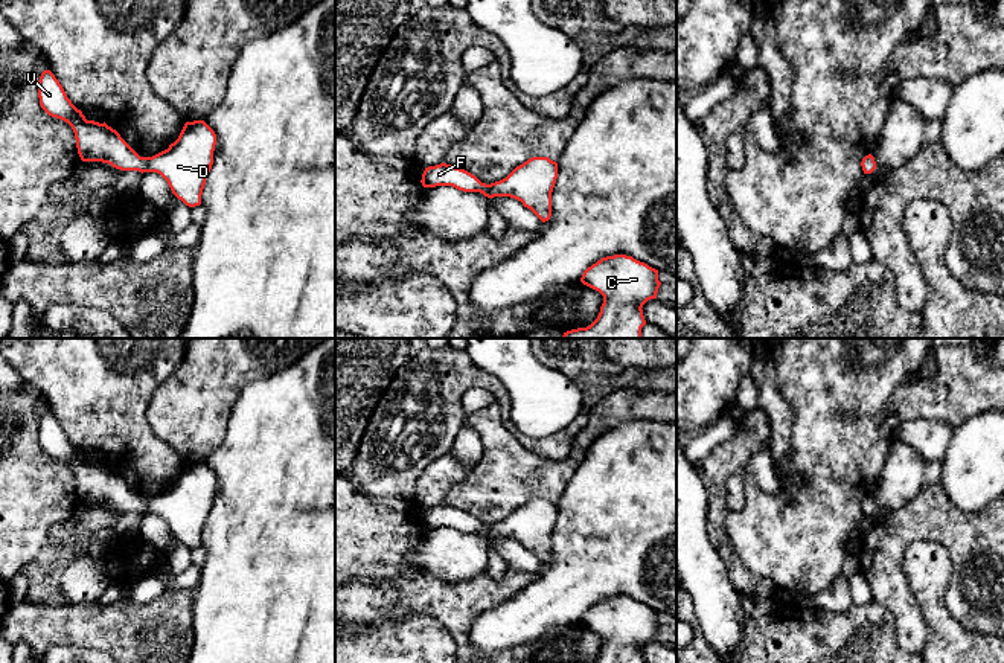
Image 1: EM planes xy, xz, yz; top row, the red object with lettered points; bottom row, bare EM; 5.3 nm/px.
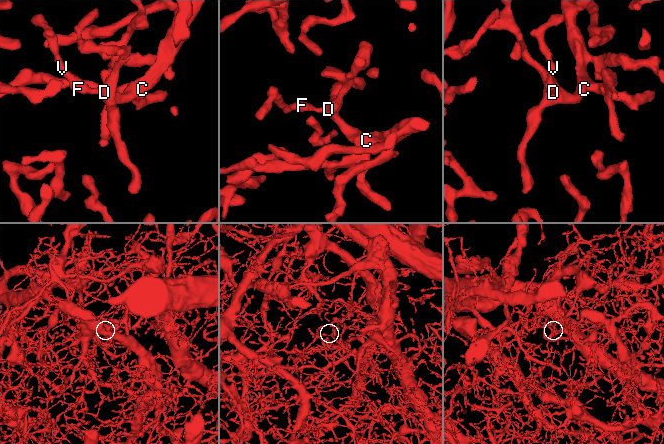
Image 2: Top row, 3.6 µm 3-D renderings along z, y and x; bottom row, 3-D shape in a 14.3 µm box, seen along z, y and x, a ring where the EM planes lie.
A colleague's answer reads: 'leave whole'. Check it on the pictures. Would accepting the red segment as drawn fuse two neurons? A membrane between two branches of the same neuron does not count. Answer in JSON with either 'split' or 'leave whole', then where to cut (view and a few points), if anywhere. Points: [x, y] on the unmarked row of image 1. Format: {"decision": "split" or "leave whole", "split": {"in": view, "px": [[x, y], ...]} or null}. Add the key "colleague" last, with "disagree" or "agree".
{"decision": "leave whole", "split": null, "colleague": "agree"}

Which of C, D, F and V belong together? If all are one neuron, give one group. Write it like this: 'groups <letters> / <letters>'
groups C D F V

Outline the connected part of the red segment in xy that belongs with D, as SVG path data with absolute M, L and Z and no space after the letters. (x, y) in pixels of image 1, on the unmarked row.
M44 412L40 418L38 439L49 457L72 468L82 503L102 503L120 512L157 514L186 547L201 546L216 486L216 476L204 462L186 463L178 480L168 491L152 498L140 498L105 463L87 462L50 412Z

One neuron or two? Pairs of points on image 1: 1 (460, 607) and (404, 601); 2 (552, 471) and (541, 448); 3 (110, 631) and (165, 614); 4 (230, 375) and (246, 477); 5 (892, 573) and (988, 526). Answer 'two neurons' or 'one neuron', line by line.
1: one neuron
2: two neurons
3: one neuron
4: two neurons
5: one neuron

